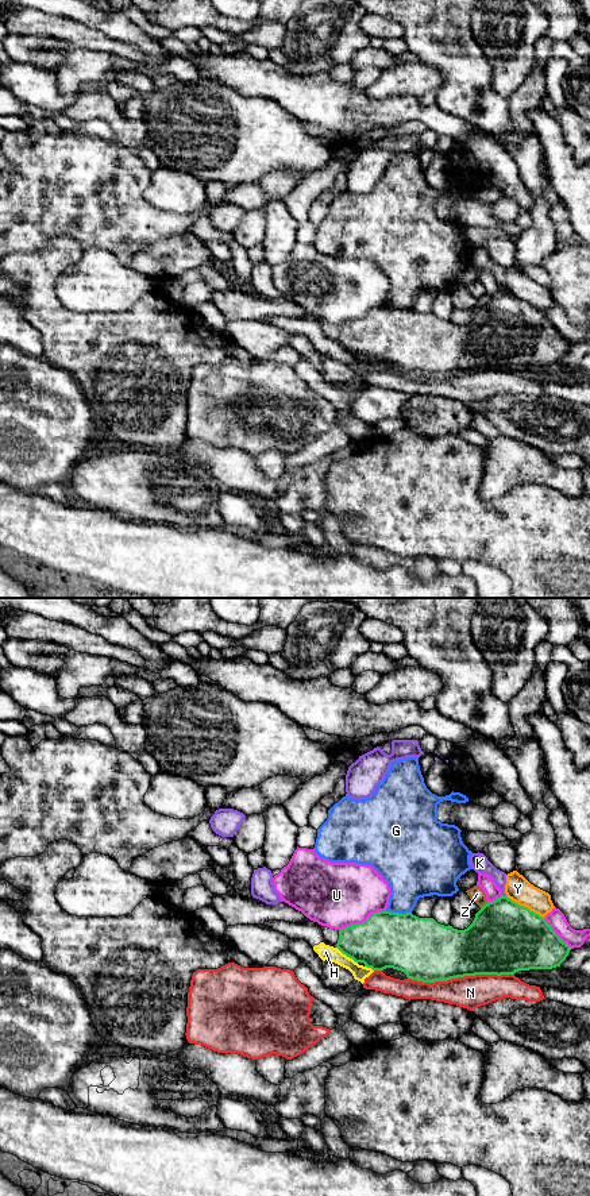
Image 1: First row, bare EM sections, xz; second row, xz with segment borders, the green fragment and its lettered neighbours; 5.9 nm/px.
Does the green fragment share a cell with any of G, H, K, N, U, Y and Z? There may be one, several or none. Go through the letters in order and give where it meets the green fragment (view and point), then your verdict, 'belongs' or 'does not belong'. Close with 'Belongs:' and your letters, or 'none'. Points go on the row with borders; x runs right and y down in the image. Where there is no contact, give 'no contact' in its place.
G: xz (397, 913) | does not belong
H: xz (347, 956) | does not belong
K: xz (502, 895) | does not belong
N: xz (461, 976) | does not belong
U: xz (363, 922) | does not belong
Y: xz (525, 907) | does not belong
Z: xz (485, 905) | does not belong
Belongs: none

